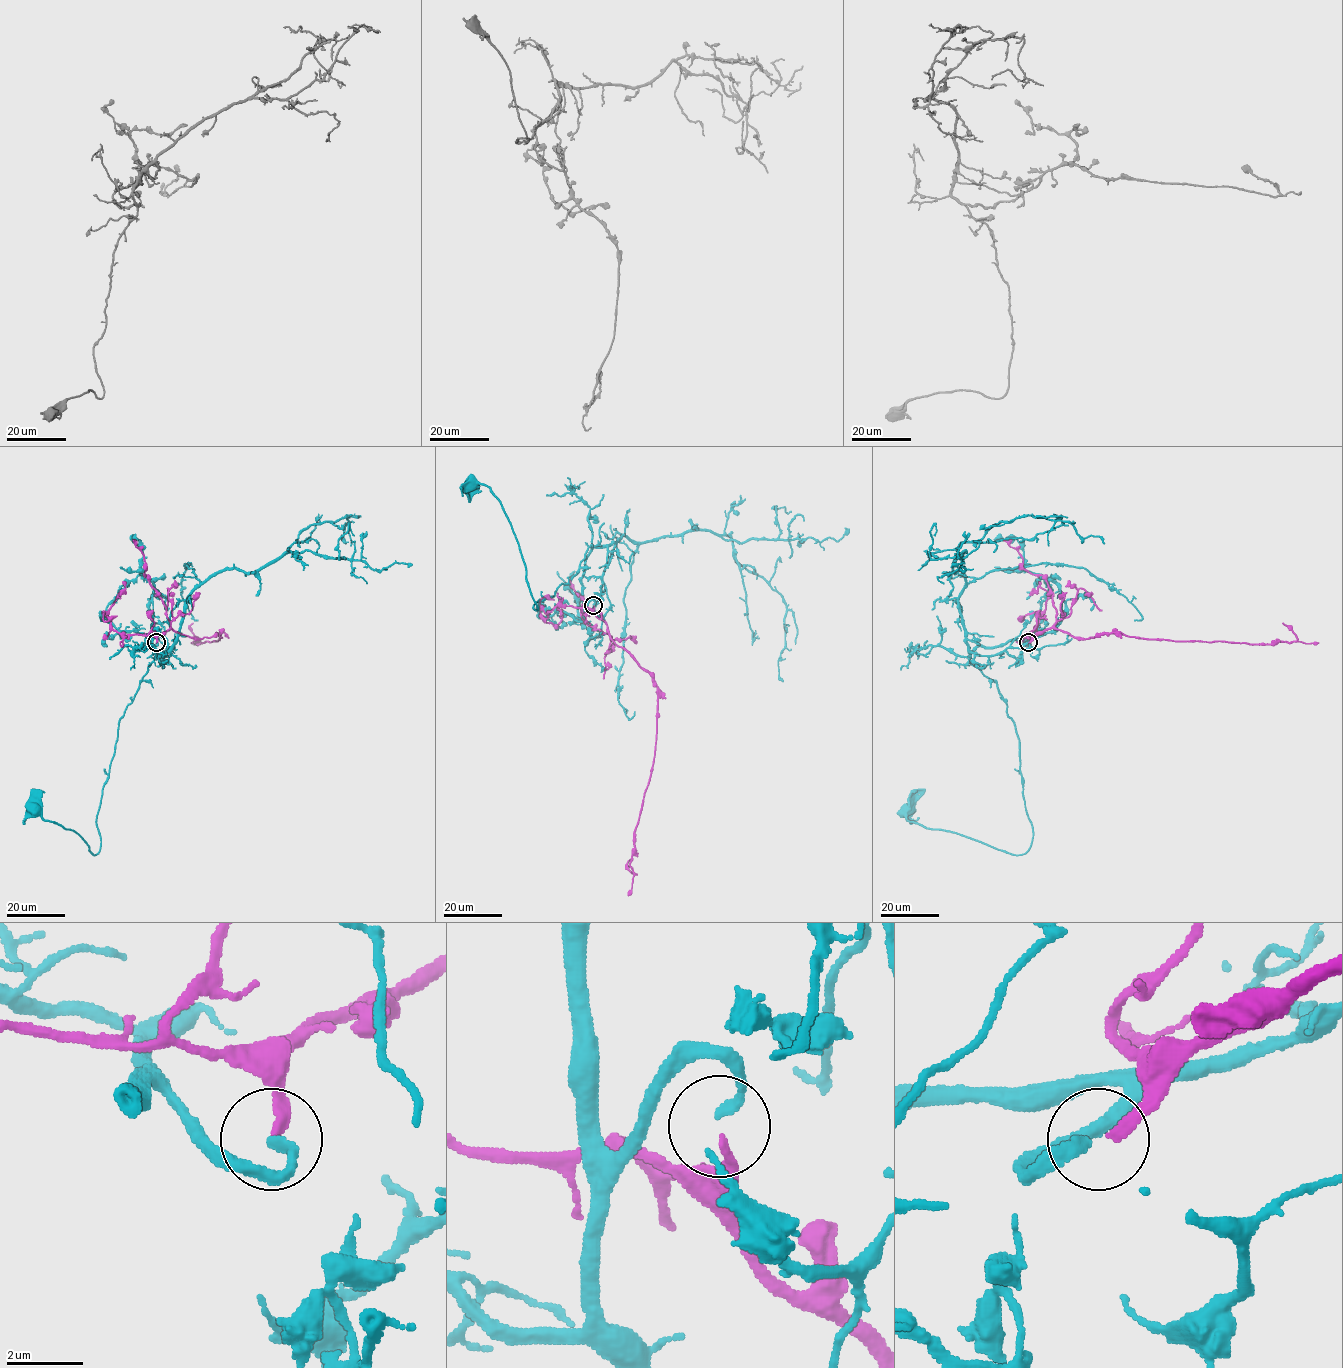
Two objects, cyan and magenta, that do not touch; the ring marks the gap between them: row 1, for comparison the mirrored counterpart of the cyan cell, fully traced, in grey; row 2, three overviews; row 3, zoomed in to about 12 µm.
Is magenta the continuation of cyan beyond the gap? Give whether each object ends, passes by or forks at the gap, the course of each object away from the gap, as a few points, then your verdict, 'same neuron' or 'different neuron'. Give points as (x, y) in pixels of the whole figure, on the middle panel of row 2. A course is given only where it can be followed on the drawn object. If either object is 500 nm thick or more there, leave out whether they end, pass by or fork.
cyan ends there; magenta ends there; cyan runs (593, 604), (584, 607), (581, 580), (591, 546), (579, 570), (535, 609), (501, 502), (487, 486), (470, 483); magenta runs (593, 606), (609, 637), (657, 687), (655, 757), (630, 863), (636, 874), (626, 865), (630, 860); different neuron

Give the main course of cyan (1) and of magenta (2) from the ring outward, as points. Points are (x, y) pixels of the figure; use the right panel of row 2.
1: (1027, 642), (978, 646), (969, 659), (996, 683), (1014, 723), (1030, 847), (1014, 854), (925, 828), (906, 808)
2: (1029, 642), (1048, 628), (1084, 638), (1123, 633), (1145, 638), (1255, 644), (1296, 641), (1296, 636), (1283, 623)

